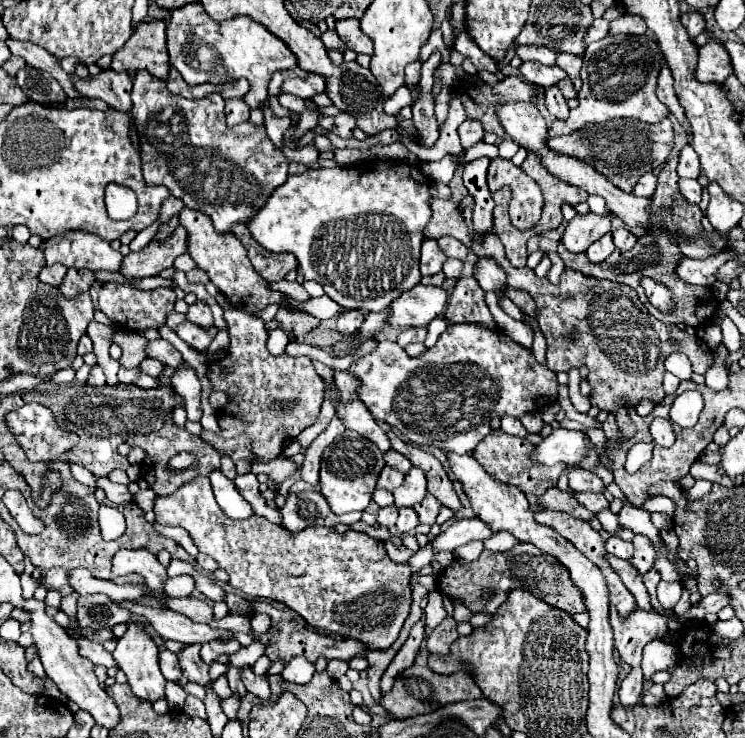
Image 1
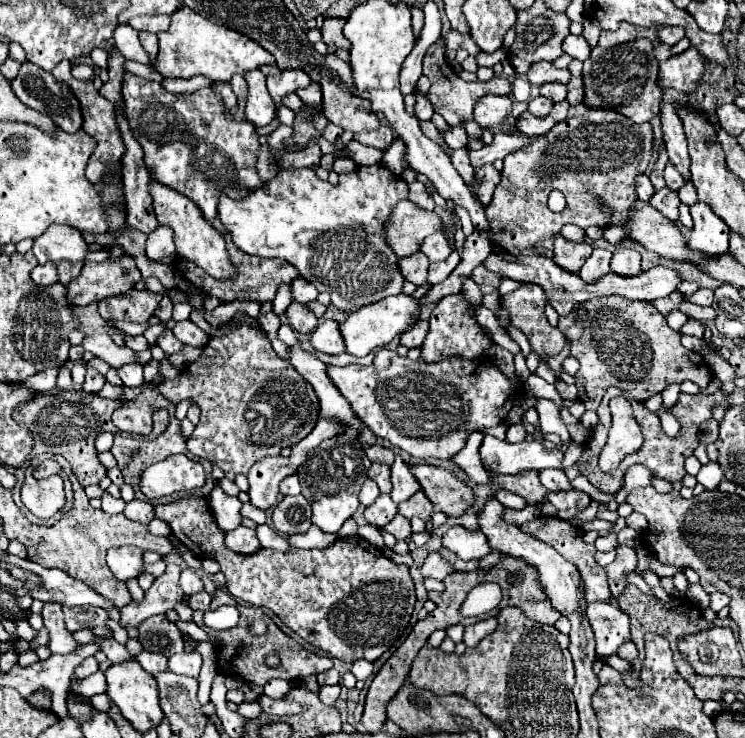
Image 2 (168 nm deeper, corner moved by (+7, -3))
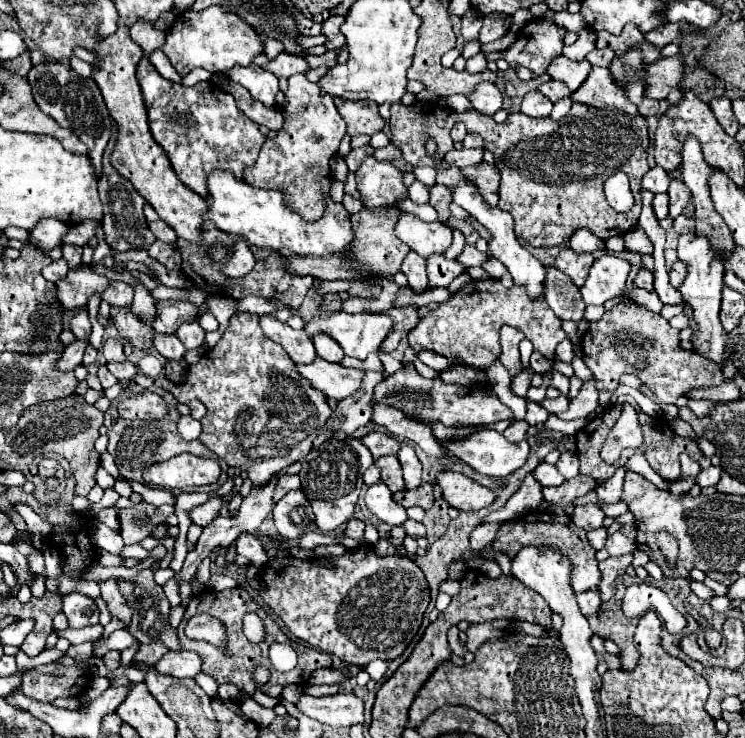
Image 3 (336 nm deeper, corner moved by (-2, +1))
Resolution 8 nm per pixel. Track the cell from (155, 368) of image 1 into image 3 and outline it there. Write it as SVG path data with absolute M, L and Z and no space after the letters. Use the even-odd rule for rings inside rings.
M123 361L123 363L107 363L107 369L109 373L113 373L117 379L131 379L137 375L137 367L129 361Z

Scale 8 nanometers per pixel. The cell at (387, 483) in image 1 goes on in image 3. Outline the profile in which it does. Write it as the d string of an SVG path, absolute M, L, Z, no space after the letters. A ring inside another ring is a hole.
M385 455L381 459L375 461L381 469L381 479L383 483L395 493L395 491L403 491L405 489L405 479L403 479L403 473L401 473L401 465L397 461L395 455Z

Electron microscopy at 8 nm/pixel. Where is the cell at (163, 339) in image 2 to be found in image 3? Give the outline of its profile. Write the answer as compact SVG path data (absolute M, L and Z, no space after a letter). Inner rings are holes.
M171 335L171 337L155 337L155 349L167 361L179 361L179 359L183 359L183 355L187 351L183 347L183 343L175 335Z

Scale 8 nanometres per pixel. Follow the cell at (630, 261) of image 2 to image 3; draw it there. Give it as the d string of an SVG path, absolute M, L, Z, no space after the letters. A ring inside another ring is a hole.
M639 269L639 273L635 275L635 279L633 279L633 283L637 285L637 287L641 287L641 289L647 289L647 291L653 291L653 273L649 271L649 269Z

